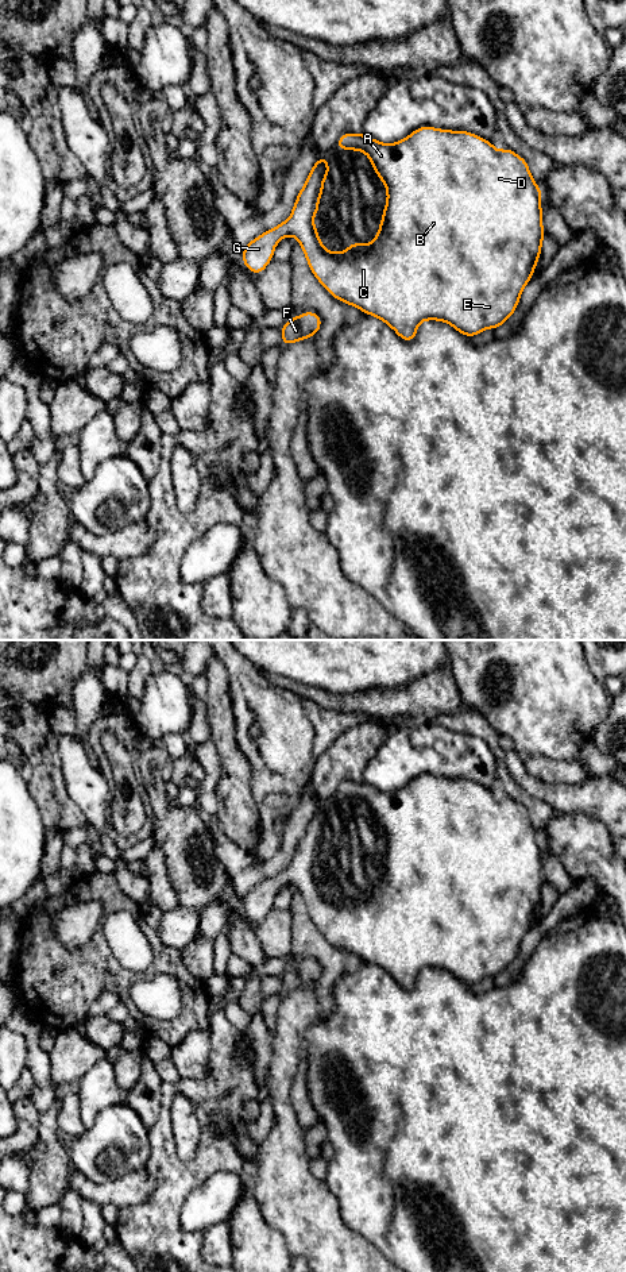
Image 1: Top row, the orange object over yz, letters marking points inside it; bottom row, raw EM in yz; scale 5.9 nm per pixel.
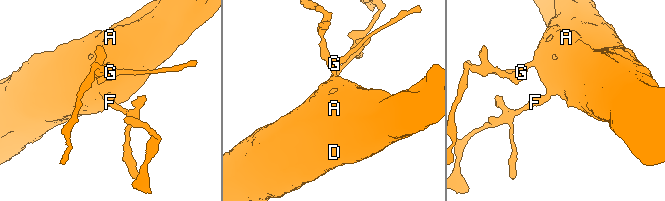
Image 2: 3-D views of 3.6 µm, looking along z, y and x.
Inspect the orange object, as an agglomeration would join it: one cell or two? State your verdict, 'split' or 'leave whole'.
leave whole

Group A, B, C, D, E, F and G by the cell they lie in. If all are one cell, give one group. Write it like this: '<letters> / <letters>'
A B C D E F G

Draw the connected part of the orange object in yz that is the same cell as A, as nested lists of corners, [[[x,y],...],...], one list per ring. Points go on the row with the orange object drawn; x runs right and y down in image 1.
[[[424,126],[407,138],[385,144],[366,134],[343,134],[336,147],[364,151],[378,178],[387,190],[387,203],[379,223],[379,234],[370,244],[353,243],[343,253],[329,253],[318,240],[313,216],[318,213],[324,178],[329,176],[329,162],[321,155],[298,193],[290,217],[271,228],[241,251],[244,266],[260,274],[274,258],[277,243],[293,235],[301,244],[309,269],[332,297],[358,307],[390,325],[401,339],[411,342],[424,320],[440,320],[471,338],[486,328],[496,329],[517,309],[525,285],[541,255],[544,239],[541,189],[534,182],[528,162],[510,149],[495,150],[490,140],[465,131],[448,131]]]

